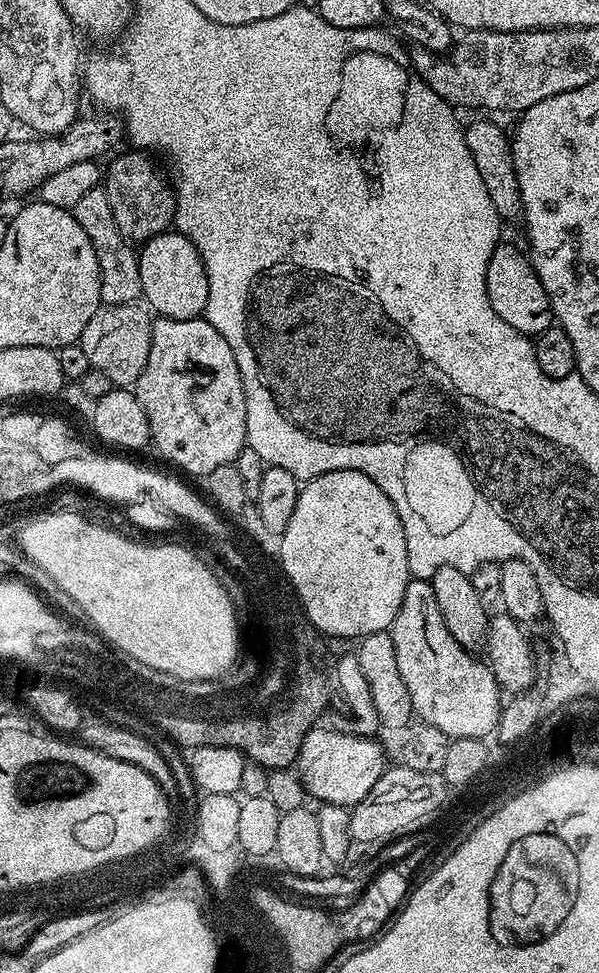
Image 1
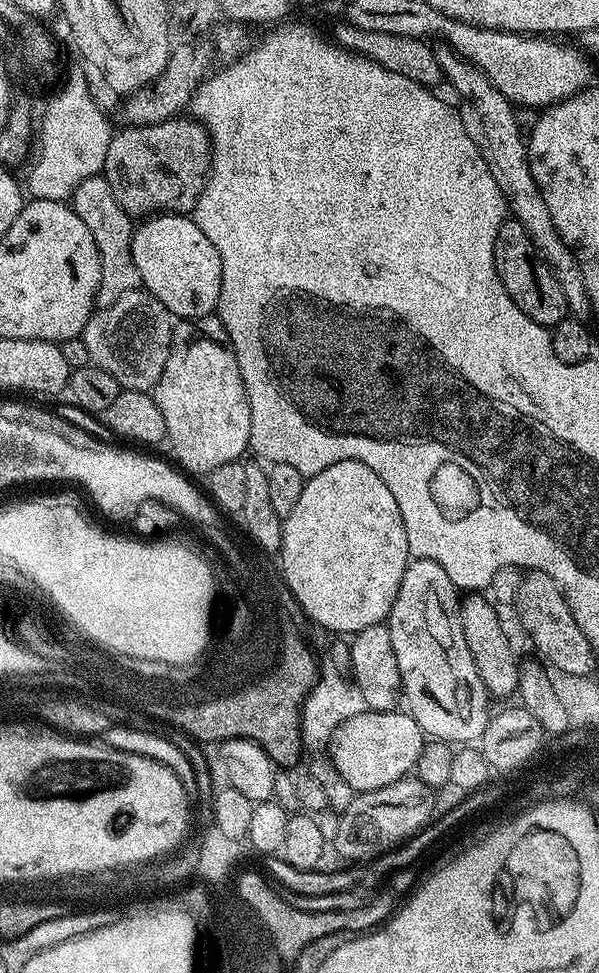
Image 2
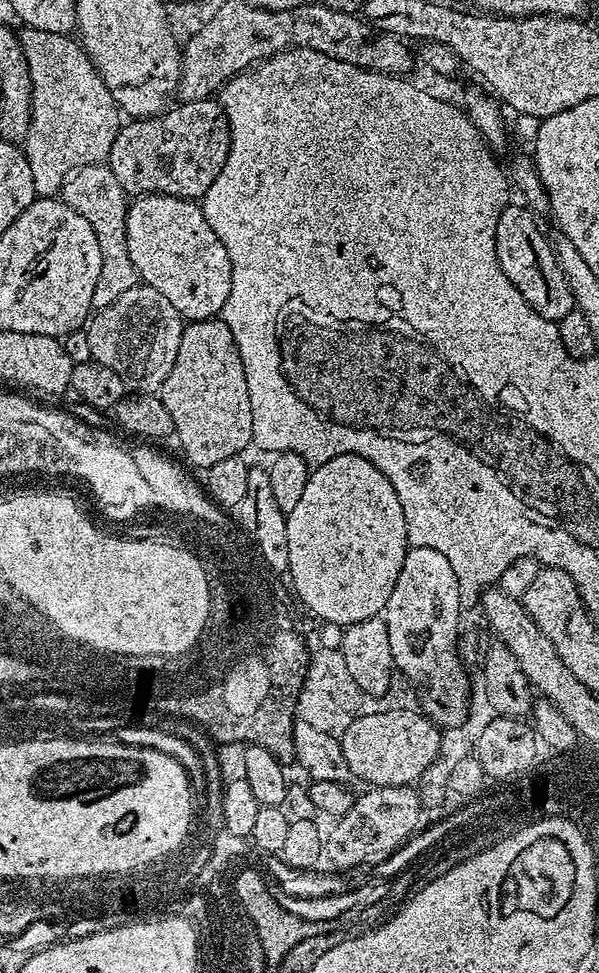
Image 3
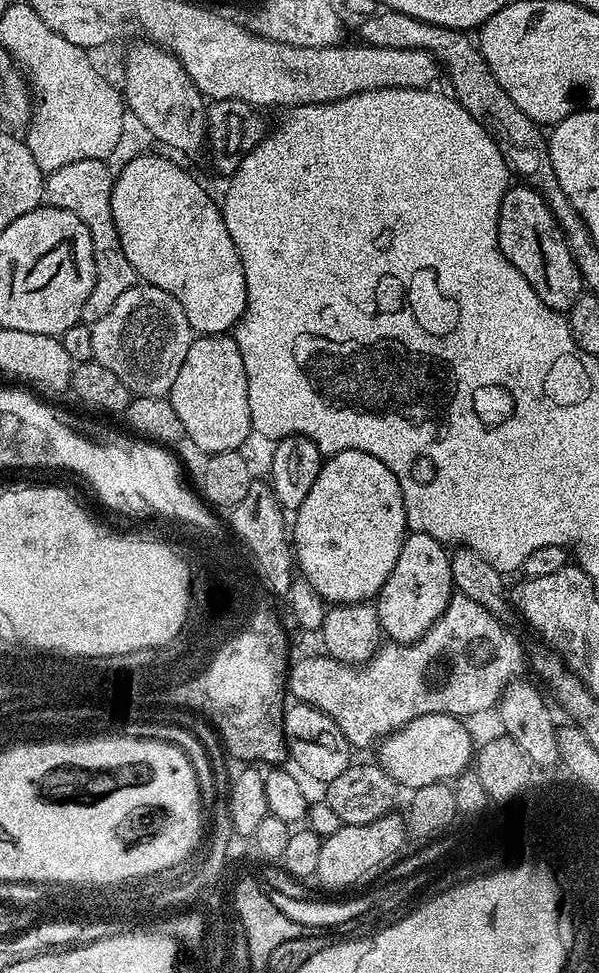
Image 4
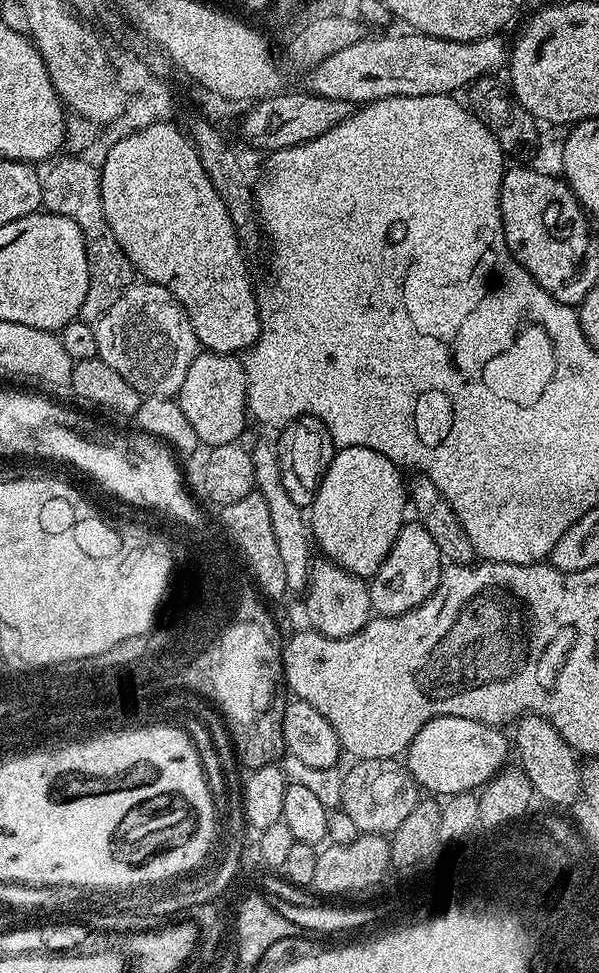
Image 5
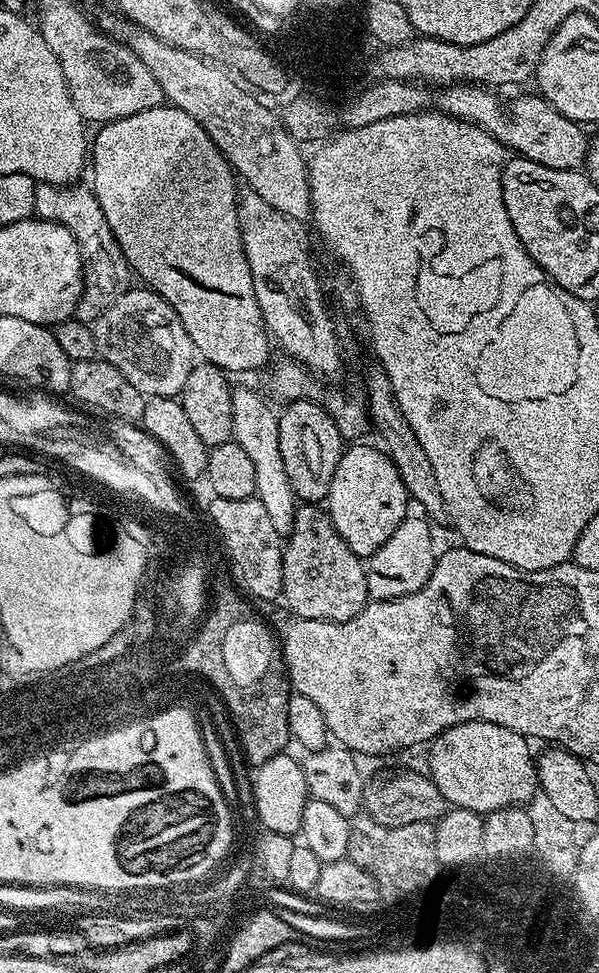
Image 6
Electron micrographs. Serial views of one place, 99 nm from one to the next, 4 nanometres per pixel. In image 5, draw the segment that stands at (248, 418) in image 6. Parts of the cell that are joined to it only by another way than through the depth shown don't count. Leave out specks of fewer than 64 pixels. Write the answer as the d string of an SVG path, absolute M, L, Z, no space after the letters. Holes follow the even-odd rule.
M260 444L251 449L252 461L255 466L255 482L257 491L260 491L269 507L270 522L273 523L274 538L277 539L278 554L281 555L285 567L286 586L289 593L303 593L307 589L308 577L311 575L312 539L310 526L305 511L295 506L286 493L282 484L281 468L278 466L275 449L270 445Z

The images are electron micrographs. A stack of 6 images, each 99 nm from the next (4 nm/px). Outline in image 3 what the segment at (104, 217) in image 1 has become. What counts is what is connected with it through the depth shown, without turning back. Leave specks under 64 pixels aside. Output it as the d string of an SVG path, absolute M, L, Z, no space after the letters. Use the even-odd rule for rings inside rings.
M103 163L91 164L72 173L64 181L58 196L66 206L70 206L70 210L74 210L74 214L82 214L82 218L90 222L90 230L94 230L94 238L98 238L102 274L98 274L98 286L94 286L93 309L99 310L118 302L126 290L141 283L139 274L134 270L134 262L130 262L130 246L126 246L126 218L130 203L128 193L122 190L107 163Z

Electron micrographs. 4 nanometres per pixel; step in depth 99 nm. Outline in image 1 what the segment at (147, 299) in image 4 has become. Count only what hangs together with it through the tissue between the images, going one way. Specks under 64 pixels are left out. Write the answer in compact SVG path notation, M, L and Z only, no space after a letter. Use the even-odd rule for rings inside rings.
M139 303L101 306L94 318L86 322L86 330L80 335L78 342L82 350L86 350L89 365L102 370L102 374L110 378L112 385L132 386L142 374L146 358L150 358L152 322L149 309Z

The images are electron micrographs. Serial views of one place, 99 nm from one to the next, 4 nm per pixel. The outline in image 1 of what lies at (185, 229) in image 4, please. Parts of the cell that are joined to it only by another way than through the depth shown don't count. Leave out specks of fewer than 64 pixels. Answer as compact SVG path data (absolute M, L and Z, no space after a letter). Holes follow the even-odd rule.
M169 230L158 234L153 240L143 241L138 255L142 278L140 295L145 301L148 299L147 307L157 317L194 320L204 316L208 301L208 279L202 258L190 238L181 232Z

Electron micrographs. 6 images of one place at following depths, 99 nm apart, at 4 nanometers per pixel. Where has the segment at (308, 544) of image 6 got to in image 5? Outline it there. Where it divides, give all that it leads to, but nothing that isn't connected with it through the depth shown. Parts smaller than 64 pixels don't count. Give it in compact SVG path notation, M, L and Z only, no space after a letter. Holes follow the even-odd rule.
M320 558L311 565L311 575L303 593L304 612L308 615L311 631L321 632L326 638L350 638L350 634L358 634L373 619L372 603L368 593L368 584L353 572L339 568L327 558Z

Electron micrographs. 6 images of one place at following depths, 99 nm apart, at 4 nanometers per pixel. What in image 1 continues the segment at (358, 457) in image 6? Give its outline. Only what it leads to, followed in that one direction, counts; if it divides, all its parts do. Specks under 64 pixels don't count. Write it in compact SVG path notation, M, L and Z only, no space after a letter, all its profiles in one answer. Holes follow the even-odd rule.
M358 470L327 472L301 487L294 514L290 514L290 522L281 538L279 562L283 565L284 575L295 588L309 622L328 638L359 638L389 631L402 606L410 579L406 534L394 510L394 502L390 502L374 481Z

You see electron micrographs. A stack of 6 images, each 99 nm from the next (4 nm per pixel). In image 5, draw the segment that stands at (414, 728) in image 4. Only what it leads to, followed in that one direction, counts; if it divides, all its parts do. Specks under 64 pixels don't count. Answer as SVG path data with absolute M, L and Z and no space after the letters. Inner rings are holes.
M439 716L428 720L426 726L414 734L406 753L406 767L419 787L433 797L475 793L509 763L510 740L500 732L503 731L499 727L461 716Z

